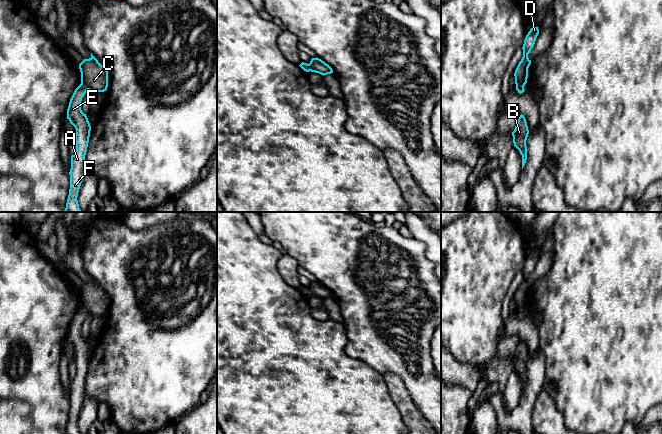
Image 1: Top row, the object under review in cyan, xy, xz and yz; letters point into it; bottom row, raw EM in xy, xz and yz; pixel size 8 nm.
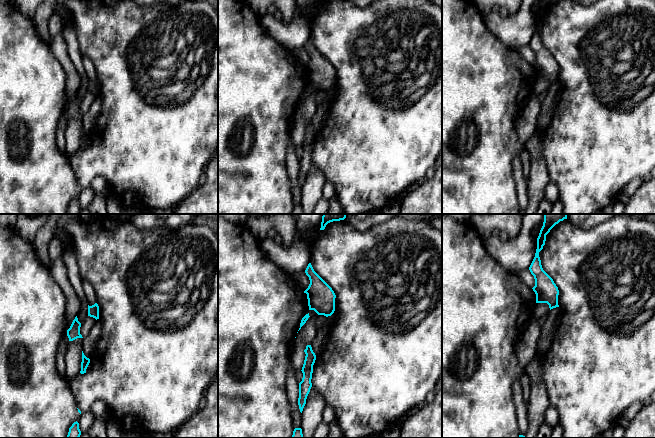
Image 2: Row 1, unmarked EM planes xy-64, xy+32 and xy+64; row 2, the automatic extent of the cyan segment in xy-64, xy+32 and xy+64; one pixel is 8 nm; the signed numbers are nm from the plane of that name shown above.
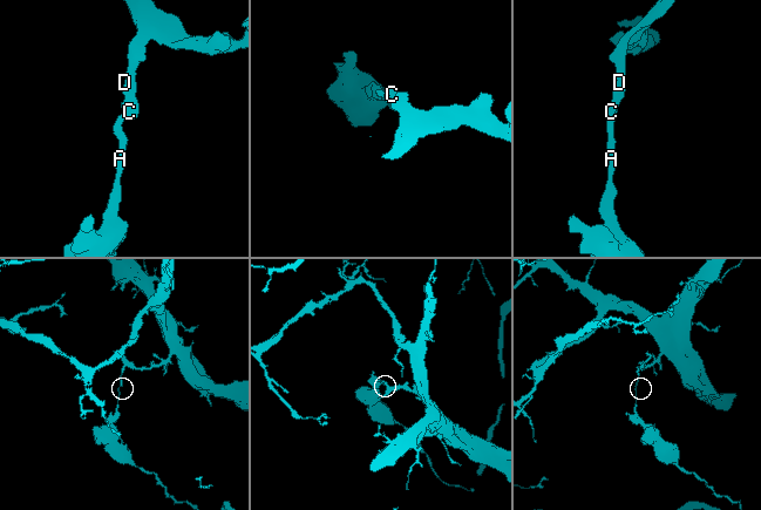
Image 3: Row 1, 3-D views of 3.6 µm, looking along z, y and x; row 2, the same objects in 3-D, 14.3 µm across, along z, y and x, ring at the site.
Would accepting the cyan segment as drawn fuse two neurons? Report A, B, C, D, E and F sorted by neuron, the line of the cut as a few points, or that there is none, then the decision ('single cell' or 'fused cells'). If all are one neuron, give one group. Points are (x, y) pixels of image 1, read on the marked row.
groups A B E F / C D; cut xy (81, 82), (87, 89); fused cells

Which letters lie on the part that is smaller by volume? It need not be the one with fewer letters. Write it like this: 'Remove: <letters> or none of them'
Remove: A, B, E, F

